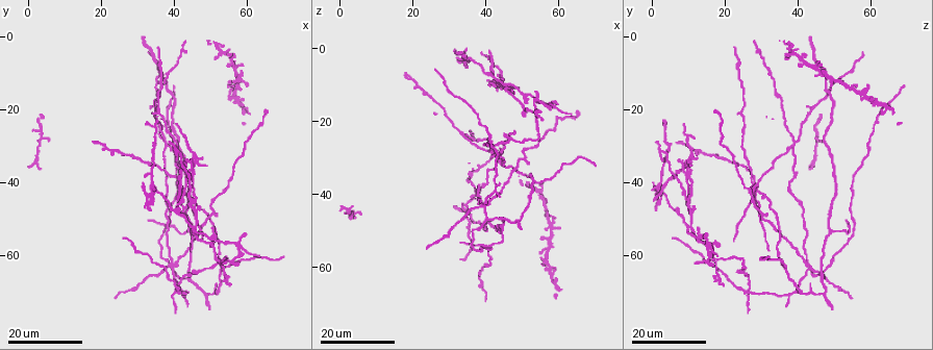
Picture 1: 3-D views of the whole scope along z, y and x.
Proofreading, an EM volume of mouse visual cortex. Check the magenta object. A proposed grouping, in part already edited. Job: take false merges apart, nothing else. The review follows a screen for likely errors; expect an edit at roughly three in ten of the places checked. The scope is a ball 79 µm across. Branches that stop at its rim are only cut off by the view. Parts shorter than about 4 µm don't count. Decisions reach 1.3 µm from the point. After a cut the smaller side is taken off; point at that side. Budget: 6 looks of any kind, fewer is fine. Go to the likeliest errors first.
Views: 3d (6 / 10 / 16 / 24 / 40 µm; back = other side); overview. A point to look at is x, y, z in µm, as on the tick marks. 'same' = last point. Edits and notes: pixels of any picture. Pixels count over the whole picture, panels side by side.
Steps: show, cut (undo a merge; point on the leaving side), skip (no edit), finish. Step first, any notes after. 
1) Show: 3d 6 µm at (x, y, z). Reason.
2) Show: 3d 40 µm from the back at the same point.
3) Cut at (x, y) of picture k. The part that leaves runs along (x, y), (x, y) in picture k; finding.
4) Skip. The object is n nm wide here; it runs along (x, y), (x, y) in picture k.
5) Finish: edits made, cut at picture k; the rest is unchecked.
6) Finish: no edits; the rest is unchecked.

Show: 3d 16 µm at (35.0, 19.5, 44.5). Three-way junction.

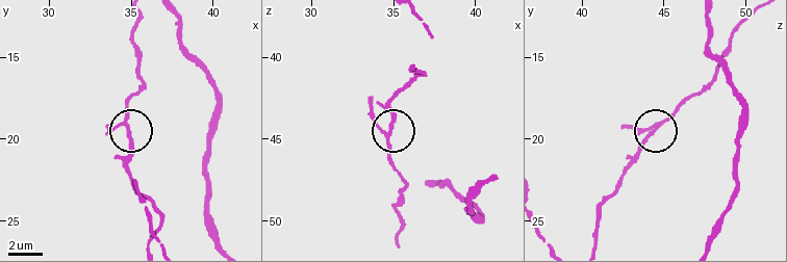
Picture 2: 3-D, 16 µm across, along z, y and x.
Show: 3d 6 µm at (34.5, 19.0, 44.6). Closer look.

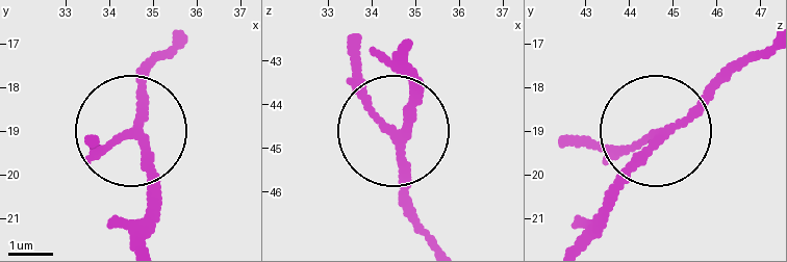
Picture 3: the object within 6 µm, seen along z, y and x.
Skip. The object is 160 nm wide here; it runs along (578, 234), (631, 156), (739, 59) in picture 3; all the same cell.

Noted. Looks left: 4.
Show: 3d 16 µm at (40.0, 62.5, 43.0). Looks like a crossing.

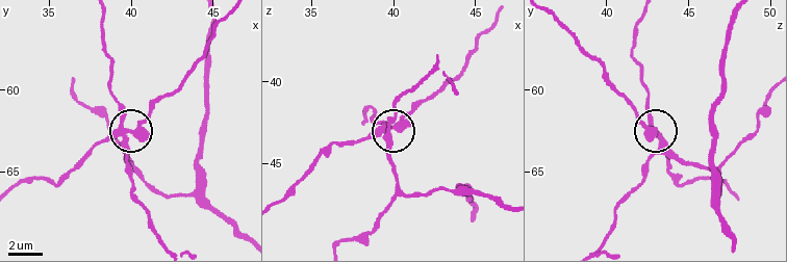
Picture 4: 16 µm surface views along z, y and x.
Show: 3d 6 µm at (40.0, 62.6, 42.6).

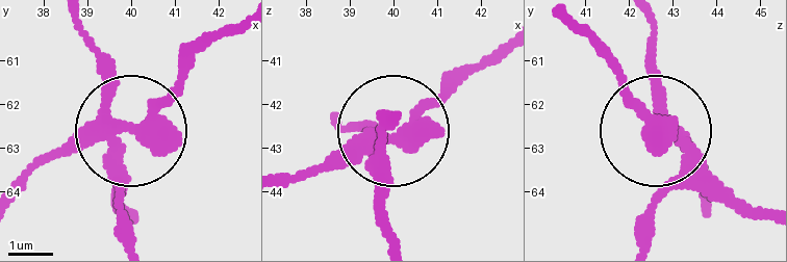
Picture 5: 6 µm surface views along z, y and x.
Cut at (170, 133) of picture 5. The object is 390 nm wide here; the part that leaves runs along (109, 130), (140, 119), (239, 26) in picture 5; two cells meet here.

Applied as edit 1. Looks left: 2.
Show: 3d 16 µm at (40.5, 70.5, 25.5). Four arms meet.

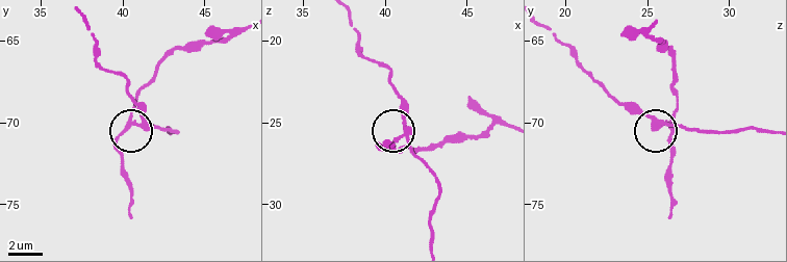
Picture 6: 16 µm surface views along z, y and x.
Show: 3d 10 µm at (41.2, 70.1, 25.8).

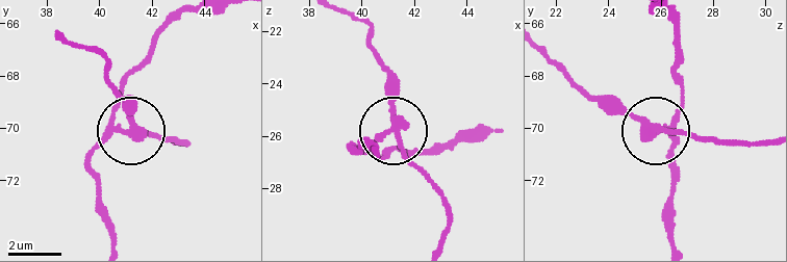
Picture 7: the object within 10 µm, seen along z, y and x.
Cut at (102, 140) of picture 7. The part that leaves runs along (129, 128), (113, 114), (122, 81), (172, 21) in picture 7; two cells meet here.

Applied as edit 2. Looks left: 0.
Finish: edits made, cut at picture 5, cut at picture 7; the rest is unchecked.

